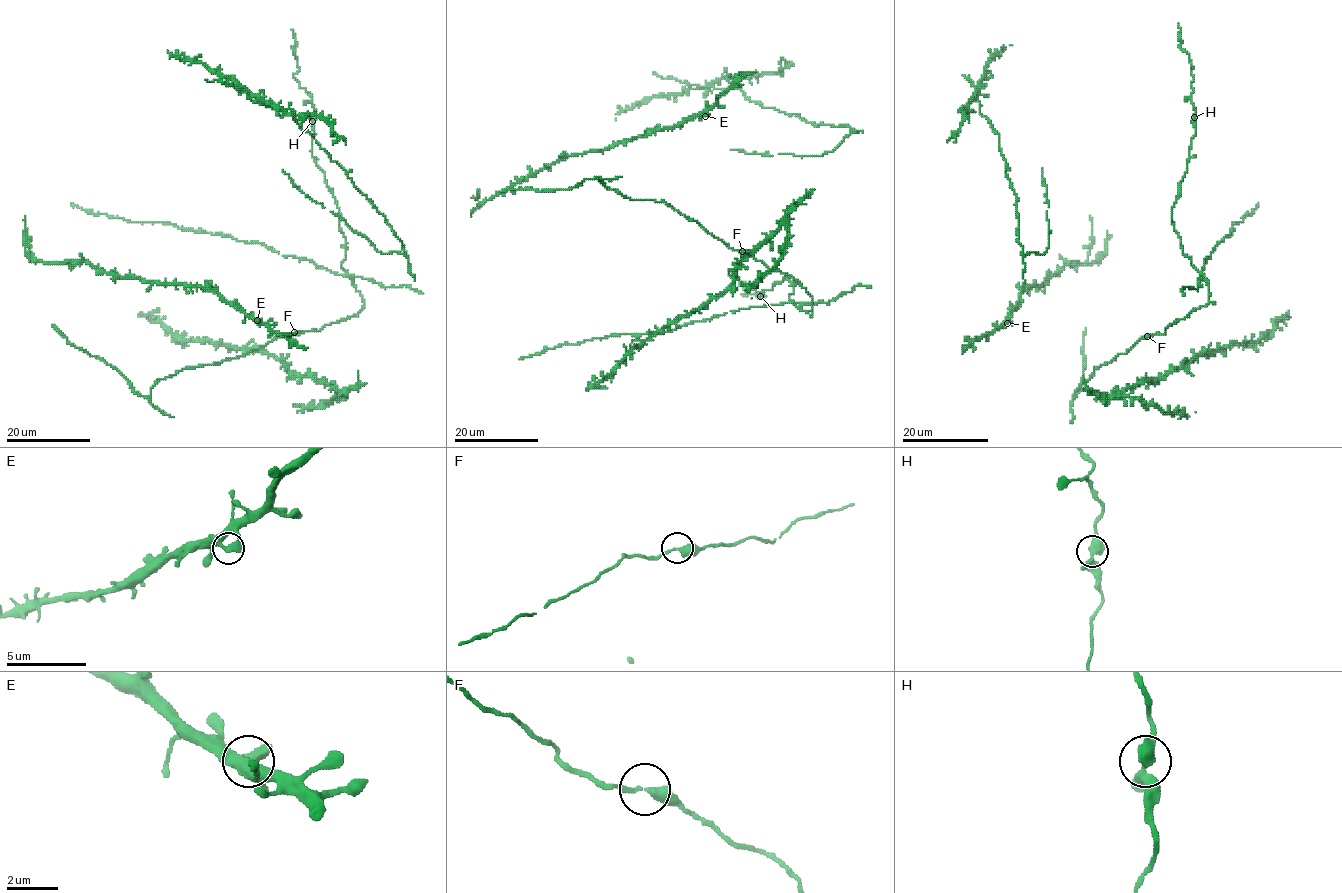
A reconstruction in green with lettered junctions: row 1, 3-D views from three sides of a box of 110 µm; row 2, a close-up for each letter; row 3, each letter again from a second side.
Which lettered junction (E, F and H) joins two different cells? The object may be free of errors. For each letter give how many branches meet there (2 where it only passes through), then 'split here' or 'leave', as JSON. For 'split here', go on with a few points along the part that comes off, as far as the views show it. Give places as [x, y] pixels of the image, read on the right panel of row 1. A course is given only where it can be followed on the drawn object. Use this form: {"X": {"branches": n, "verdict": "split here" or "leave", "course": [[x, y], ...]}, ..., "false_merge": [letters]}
{"E": {"branches": 2, "verdict": "leave"}, "F": {"branches": 2, "verdict": "leave"}, "H": {"branches": 2, "verdict": "leave"}, "false_merge": []}

